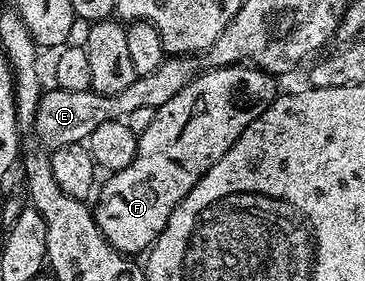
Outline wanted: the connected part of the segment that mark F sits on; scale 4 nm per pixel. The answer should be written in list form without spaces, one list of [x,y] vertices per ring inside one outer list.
[[[253,65],[209,69],[206,75],[198,74],[182,91],[175,93],[171,101],[152,112],[153,120],[146,125],[145,132],[140,132],[135,161],[131,161],[127,169],[112,172],[106,178],[109,180],[100,184],[99,194],[96,196],[95,216],[98,228],[114,249],[130,257],[137,257],[140,251],[148,252],[169,224],[171,213],[185,200],[189,190],[223,158],[231,145],[235,145],[243,129],[247,129],[253,119],[268,109],[274,97],[270,94],[269,83],[265,83],[265,79],[255,73],[256,69]]]

